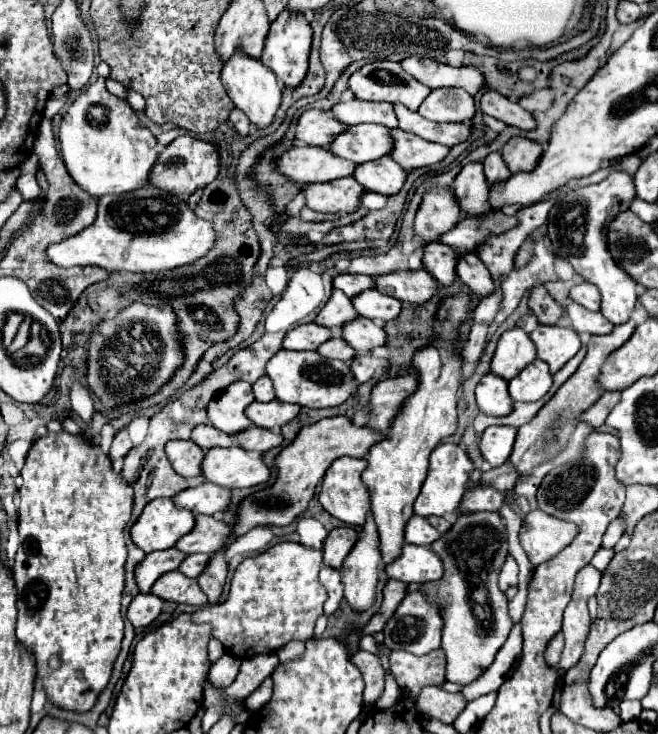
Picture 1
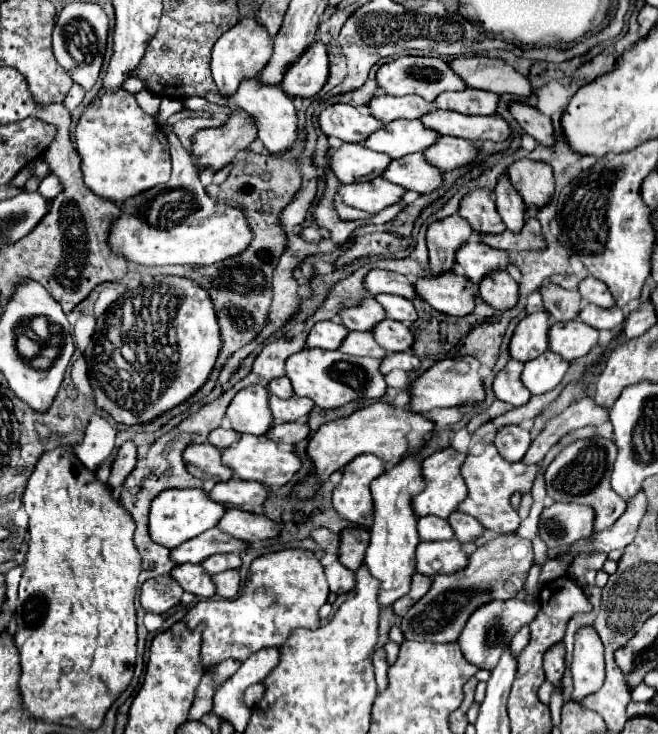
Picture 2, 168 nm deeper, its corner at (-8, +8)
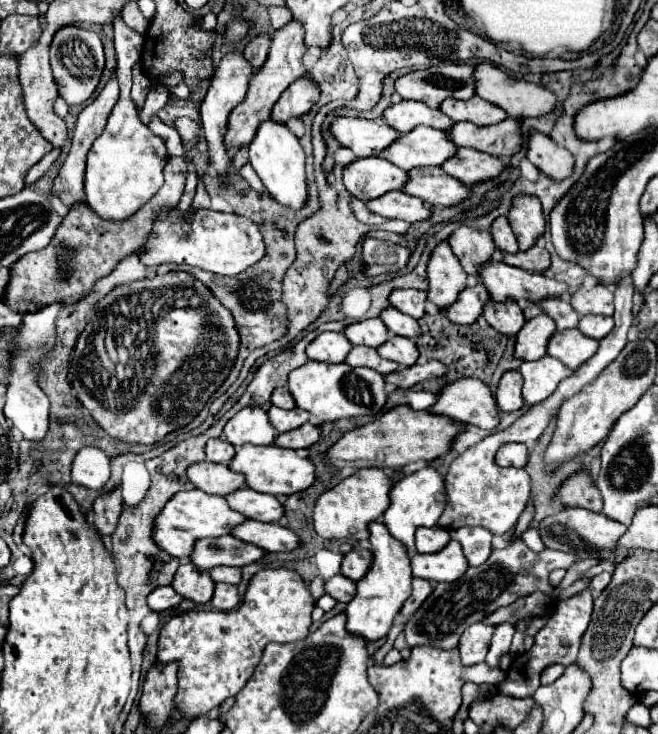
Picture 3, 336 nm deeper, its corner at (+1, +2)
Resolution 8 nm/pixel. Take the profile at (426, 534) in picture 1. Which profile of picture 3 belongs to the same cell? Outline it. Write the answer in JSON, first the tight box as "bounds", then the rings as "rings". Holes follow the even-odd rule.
{"bounds":[416,526,450,554],"rings":[[[440,526],[418,528],[418,532],[416,532],[416,548],[420,554],[440,552],[448,542],[450,542],[448,530],[440,528]]]}

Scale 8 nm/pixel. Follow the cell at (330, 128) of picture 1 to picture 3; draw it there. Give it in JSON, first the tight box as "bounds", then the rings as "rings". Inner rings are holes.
{"bounds":[332,118,398,156],"rings":[[[336,118],[332,128],[338,142],[350,148],[358,156],[378,156],[386,150],[398,134],[384,120],[364,120],[364,118]]]}

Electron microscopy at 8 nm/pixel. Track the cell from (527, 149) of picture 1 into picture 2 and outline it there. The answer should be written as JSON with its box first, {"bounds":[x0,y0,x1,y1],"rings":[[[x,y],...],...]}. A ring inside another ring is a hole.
{"bounds":[509,158,555,208],"rings":[[[527,158],[515,160],[509,166],[509,176],[527,206],[535,204],[537,208],[541,208],[553,196],[555,178],[547,162],[537,162],[537,160],[527,160]]]}

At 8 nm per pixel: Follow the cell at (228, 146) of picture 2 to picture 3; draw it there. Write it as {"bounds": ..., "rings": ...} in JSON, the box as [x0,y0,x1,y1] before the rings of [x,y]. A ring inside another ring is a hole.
{"bounds":[226,20,306,154],"rings":[[[292,20],[282,30],[274,32],[266,64],[258,72],[254,72],[244,102],[238,104],[232,110],[232,114],[230,114],[230,124],[228,124],[228,132],[226,132],[226,144],[230,146],[228,148],[230,154],[236,154],[238,148],[250,144],[250,140],[254,138],[254,132],[258,130],[258,124],[262,124],[262,120],[270,118],[272,106],[276,104],[276,100],[280,98],[280,94],[294,80],[298,80],[298,78],[302,78],[306,74],[306,68],[302,64],[304,52],[306,52],[306,46],[304,46],[304,28],[302,28],[302,24],[298,24],[296,20]]]}

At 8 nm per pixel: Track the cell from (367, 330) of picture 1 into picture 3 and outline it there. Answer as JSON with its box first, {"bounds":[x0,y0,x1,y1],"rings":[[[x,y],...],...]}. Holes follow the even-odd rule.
{"bounds":[378,336,418,368],"rings":[[[394,336],[394,340],[390,338],[386,344],[382,344],[378,348],[378,354],[386,360],[398,362],[400,366],[408,368],[414,366],[418,360],[418,348],[414,344],[414,340],[410,338],[402,338],[402,336]]]}

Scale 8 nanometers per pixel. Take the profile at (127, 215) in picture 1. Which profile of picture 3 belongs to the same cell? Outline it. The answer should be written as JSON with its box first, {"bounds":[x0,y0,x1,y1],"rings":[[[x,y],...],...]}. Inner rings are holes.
{"bounds":[142,210,266,276],"rings":[[[172,210],[160,214],[158,224],[150,234],[148,242],[142,246],[142,250],[142,264],[146,266],[174,262],[198,266],[220,276],[238,276],[246,268],[262,260],[262,254],[266,254],[266,244],[258,226],[244,216],[198,210],[196,214],[192,214],[188,224],[186,218],[178,218],[176,210]]]}

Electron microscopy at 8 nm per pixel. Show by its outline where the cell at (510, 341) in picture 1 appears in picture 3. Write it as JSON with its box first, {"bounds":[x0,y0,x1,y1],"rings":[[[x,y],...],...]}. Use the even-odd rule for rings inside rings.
{"bounds":[516,314,556,360],"rings":[[[540,314],[524,324],[516,336],[516,358],[520,360],[538,360],[546,354],[548,340],[556,332],[556,324],[550,316]]]}

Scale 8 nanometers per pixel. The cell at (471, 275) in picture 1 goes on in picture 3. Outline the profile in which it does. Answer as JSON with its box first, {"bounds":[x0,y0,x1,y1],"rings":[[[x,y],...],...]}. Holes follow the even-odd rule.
{"bounds":[484,300,524,336],"rings":[[[508,300],[504,304],[498,302],[488,302],[484,306],[484,314],[486,322],[500,334],[504,336],[516,336],[520,332],[520,328],[524,326],[524,314],[518,308],[518,304],[514,300]]]}

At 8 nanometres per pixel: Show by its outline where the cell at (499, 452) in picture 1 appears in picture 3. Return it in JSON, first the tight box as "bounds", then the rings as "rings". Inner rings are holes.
{"bounds":[496,444,528,468],"rings":[[[504,444],[496,452],[496,464],[504,468],[524,468],[528,462],[528,448],[526,444]]]}

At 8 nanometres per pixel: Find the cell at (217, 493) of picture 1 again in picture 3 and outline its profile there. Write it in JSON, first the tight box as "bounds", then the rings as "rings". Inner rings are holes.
{"bounds":[226,488,284,522],"rings":[[[240,488],[232,496],[226,496],[230,508],[242,512],[246,518],[260,522],[278,522],[284,516],[284,506],[276,496],[256,492],[252,488]]]}

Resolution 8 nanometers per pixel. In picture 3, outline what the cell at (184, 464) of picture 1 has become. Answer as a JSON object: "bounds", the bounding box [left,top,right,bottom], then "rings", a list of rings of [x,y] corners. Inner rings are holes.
{"bounds":[186,462,246,496],"rings":[[[214,462],[192,464],[186,474],[188,474],[190,482],[198,490],[202,490],[206,494],[228,496],[228,494],[236,492],[238,488],[242,488],[246,484],[246,480],[244,480],[242,474],[236,474],[228,466],[214,464]]]}

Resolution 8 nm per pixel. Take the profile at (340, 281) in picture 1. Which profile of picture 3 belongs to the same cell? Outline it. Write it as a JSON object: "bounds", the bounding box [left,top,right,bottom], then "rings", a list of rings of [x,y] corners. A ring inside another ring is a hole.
{"bounds":[390,290,426,320],"rings":[[[396,290],[390,294],[390,302],[394,308],[398,308],[404,314],[410,314],[412,318],[420,320],[426,310],[424,310],[424,302],[426,302],[426,292],[420,290]]]}

